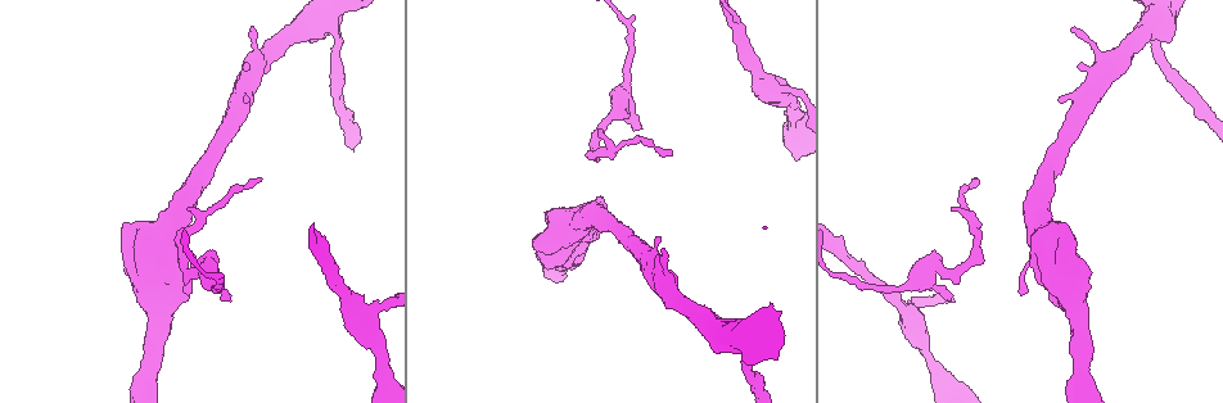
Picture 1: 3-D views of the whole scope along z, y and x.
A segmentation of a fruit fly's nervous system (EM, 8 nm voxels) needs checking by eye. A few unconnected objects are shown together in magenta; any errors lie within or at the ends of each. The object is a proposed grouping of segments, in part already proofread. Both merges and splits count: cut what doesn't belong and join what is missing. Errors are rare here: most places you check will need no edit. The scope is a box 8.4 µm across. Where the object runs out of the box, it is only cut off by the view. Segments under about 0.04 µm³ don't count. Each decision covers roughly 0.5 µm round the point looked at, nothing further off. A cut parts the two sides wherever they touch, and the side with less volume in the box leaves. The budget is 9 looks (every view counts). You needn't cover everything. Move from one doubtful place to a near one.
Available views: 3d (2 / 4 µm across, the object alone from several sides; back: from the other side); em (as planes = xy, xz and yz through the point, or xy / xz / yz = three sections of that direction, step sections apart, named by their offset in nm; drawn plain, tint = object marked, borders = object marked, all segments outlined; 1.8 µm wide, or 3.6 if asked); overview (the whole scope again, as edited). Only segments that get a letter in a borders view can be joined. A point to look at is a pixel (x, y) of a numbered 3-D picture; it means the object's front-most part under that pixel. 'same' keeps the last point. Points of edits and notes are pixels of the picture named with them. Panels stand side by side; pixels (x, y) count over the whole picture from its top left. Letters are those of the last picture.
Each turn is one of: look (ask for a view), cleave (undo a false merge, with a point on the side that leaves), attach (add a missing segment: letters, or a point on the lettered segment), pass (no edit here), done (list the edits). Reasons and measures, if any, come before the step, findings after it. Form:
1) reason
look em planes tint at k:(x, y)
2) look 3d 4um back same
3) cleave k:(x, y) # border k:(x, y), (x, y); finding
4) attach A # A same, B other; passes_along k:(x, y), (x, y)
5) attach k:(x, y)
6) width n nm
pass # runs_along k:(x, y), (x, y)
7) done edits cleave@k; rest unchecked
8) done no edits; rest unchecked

an open end
look 3d 4um at 1:(226, 299)

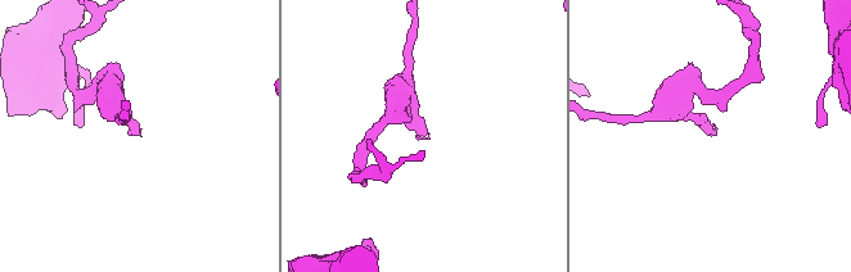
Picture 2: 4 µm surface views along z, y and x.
shape alone is not enough
look em planes borders at 2:(418, 135)

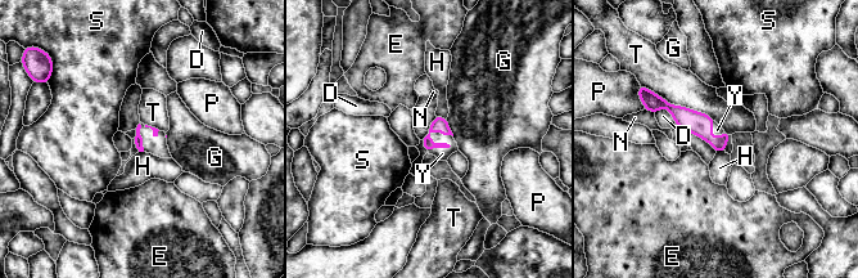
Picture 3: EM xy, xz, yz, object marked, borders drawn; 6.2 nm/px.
attach 3:(436, 137) # D other, E other, G other, H other, N other, P other, S other, T other, Y same; the cell continues

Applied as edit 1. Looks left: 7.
sudden change in width
look em 3.6um planes tint at 1:(936, 378)

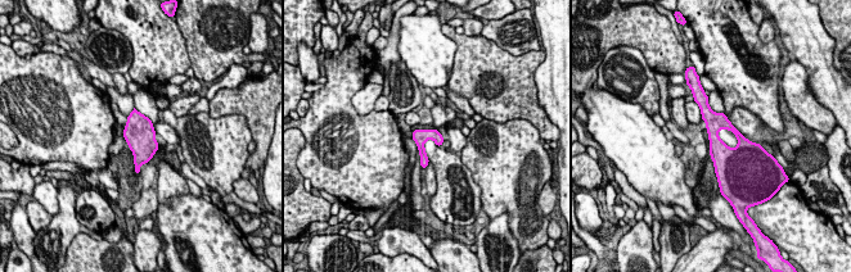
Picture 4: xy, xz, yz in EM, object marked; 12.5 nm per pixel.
what lies round it
look em 3.6um planes borders same

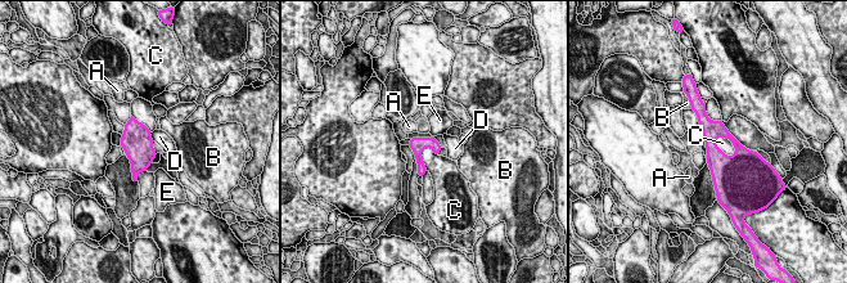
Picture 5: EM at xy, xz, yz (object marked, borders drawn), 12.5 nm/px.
pass # A other, B other, C other, D other, E other; border 5:(717, 136), (716, 146), (730, 157); one cell here

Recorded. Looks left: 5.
branch stops here
look 3d 2um at 1:(262, 178)

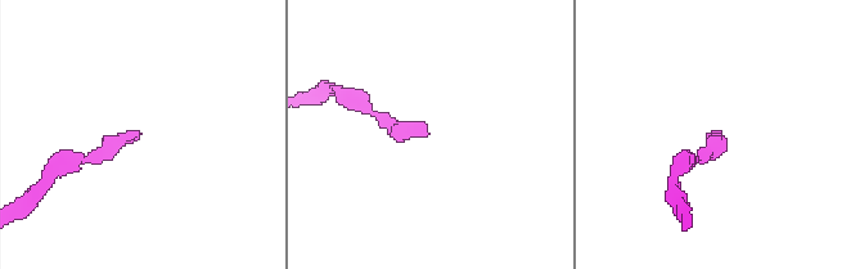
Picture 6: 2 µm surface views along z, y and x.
look em planes borders at 6:(137, 134)

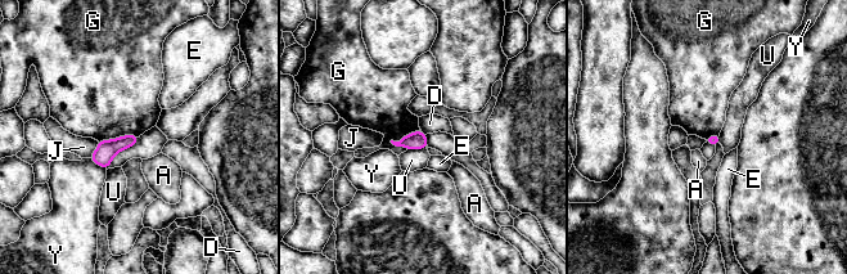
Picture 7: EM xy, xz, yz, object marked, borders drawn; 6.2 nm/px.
pass # A other, D other, E other, G other, J other, U other, Y other; border 7:(420, 130), (390, 142); none of them fits

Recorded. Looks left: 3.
done edits attach@3; rest unchecked

